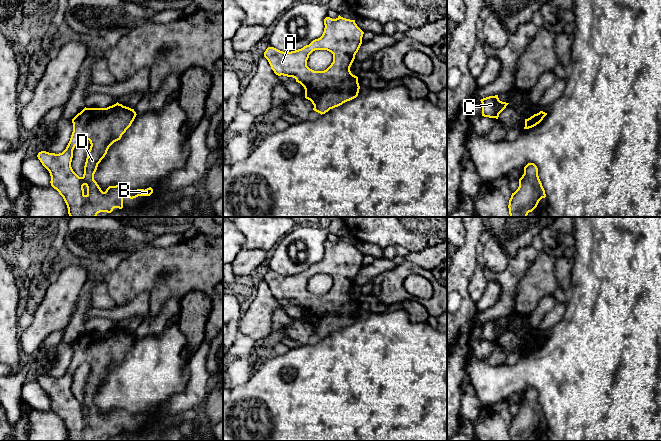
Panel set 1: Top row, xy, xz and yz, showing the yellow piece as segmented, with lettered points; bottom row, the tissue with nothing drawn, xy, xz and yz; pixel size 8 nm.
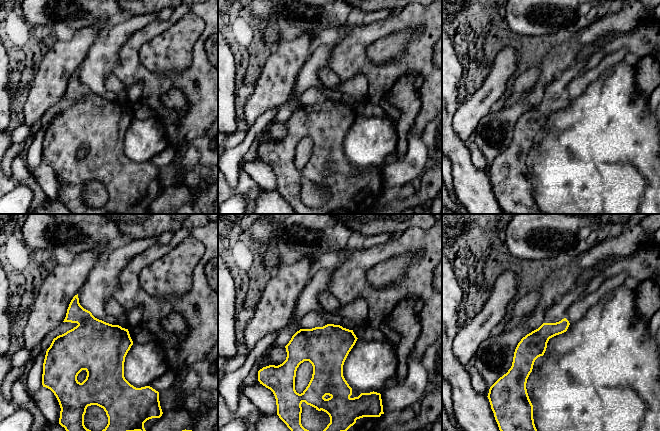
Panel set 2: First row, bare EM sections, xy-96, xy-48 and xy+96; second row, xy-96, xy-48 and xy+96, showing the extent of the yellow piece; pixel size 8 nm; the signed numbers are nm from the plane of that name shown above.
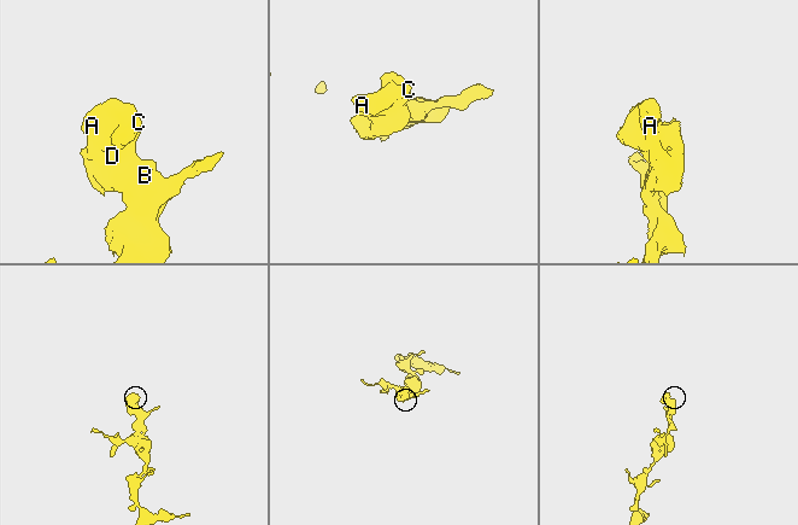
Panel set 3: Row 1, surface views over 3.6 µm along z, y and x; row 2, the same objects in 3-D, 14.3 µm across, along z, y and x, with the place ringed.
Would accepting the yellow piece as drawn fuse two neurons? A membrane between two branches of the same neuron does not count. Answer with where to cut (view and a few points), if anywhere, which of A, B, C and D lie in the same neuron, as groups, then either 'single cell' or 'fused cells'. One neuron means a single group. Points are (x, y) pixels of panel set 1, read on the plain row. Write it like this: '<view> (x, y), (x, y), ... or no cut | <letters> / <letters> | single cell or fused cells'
no cut | A B C D | single cell

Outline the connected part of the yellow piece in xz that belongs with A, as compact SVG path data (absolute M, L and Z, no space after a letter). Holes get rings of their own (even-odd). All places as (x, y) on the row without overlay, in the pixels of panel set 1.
M340 239L336 243L326 241L324 249L322 260L301 273L283 276L274 271L268 271L264 276L264 281L274 297L278 300L295 302L296 306L304 311L305 322L312 326L313 334L321 339L358 320L360 313L358 301L351 297L350 291L362 268L364 258L355 244L346 243ZM315 274L327 274L333 278L333 286L324 295L314 295L307 290L309 279Z

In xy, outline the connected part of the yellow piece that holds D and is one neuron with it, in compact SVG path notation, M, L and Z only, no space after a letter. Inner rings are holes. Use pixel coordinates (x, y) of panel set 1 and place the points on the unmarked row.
M118 326L107 332L84 332L73 343L73 356L66 373L59 378L41 375L37 381L42 389L49 395L51 410L63 421L70 441L96 441L100 436L111 437L114 432L123 432L123 422L136 422L138 420L150 420L153 417L151 411L147 413L130 414L123 409L109 410L105 416L101 414L94 404L94 398L98 388L107 378L109 371L120 364L122 359L131 350L136 341L134 333L123 330ZM87 363L90 365L90 373L87 378L84 398L79 401L72 393L71 386L75 370Z

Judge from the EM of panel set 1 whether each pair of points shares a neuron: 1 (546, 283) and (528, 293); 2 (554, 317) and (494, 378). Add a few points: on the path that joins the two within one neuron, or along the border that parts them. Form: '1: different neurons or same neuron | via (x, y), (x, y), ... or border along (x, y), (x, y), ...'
1: same neuron | via (542, 283), (538, 283), (532, 289)
2: different neurons | border along (564, 312), (564, 315), (550, 331)

